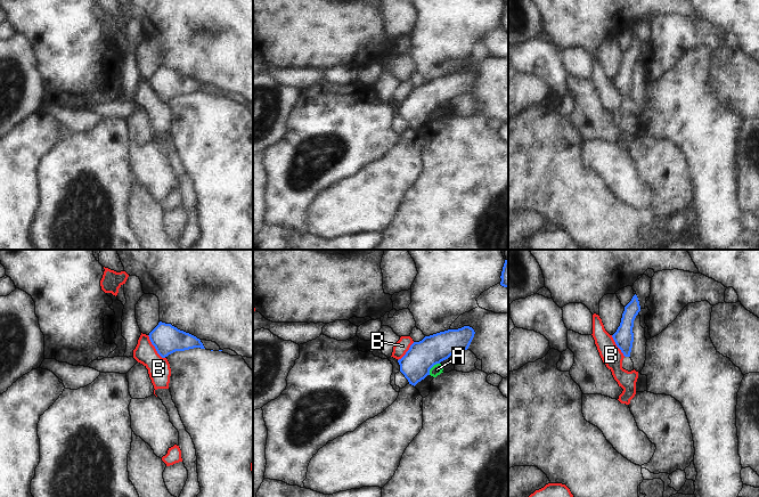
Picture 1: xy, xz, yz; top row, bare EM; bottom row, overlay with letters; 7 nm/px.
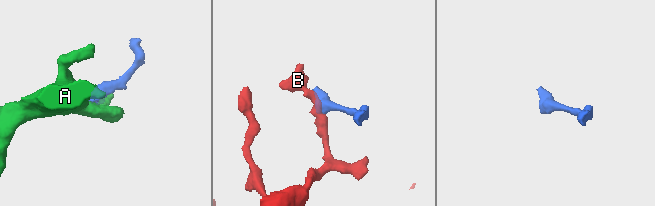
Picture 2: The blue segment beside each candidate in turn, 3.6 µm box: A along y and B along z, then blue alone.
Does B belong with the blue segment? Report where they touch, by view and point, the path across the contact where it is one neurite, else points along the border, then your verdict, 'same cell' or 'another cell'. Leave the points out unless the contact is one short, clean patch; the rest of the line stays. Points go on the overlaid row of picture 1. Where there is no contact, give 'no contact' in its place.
meets blue in xy at (155, 348); border along xy (147, 335), (155, 350), (164, 358); another cell

